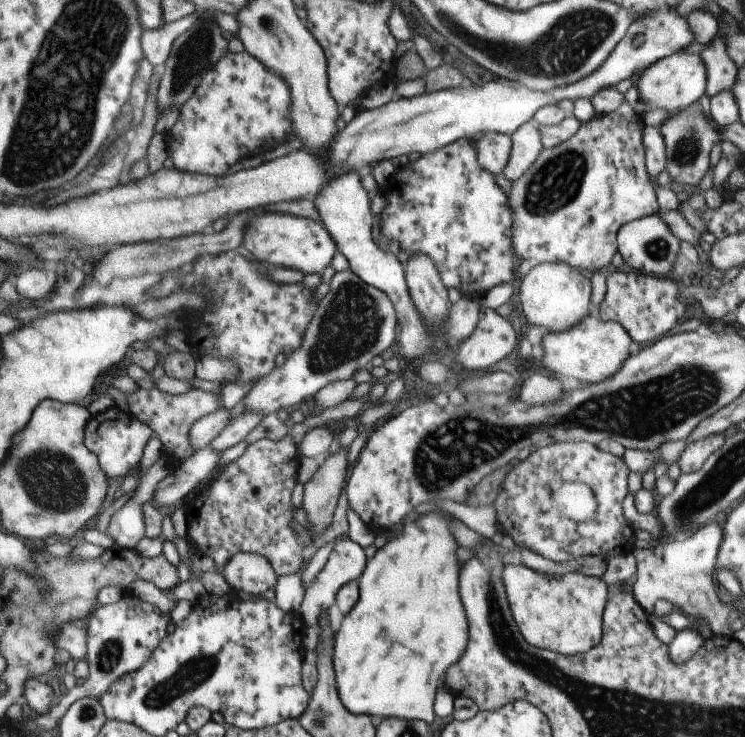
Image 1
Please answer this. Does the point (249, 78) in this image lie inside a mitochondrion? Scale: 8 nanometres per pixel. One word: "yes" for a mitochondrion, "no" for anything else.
no

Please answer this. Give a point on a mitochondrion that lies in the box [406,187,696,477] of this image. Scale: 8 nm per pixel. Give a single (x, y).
(659, 250)

